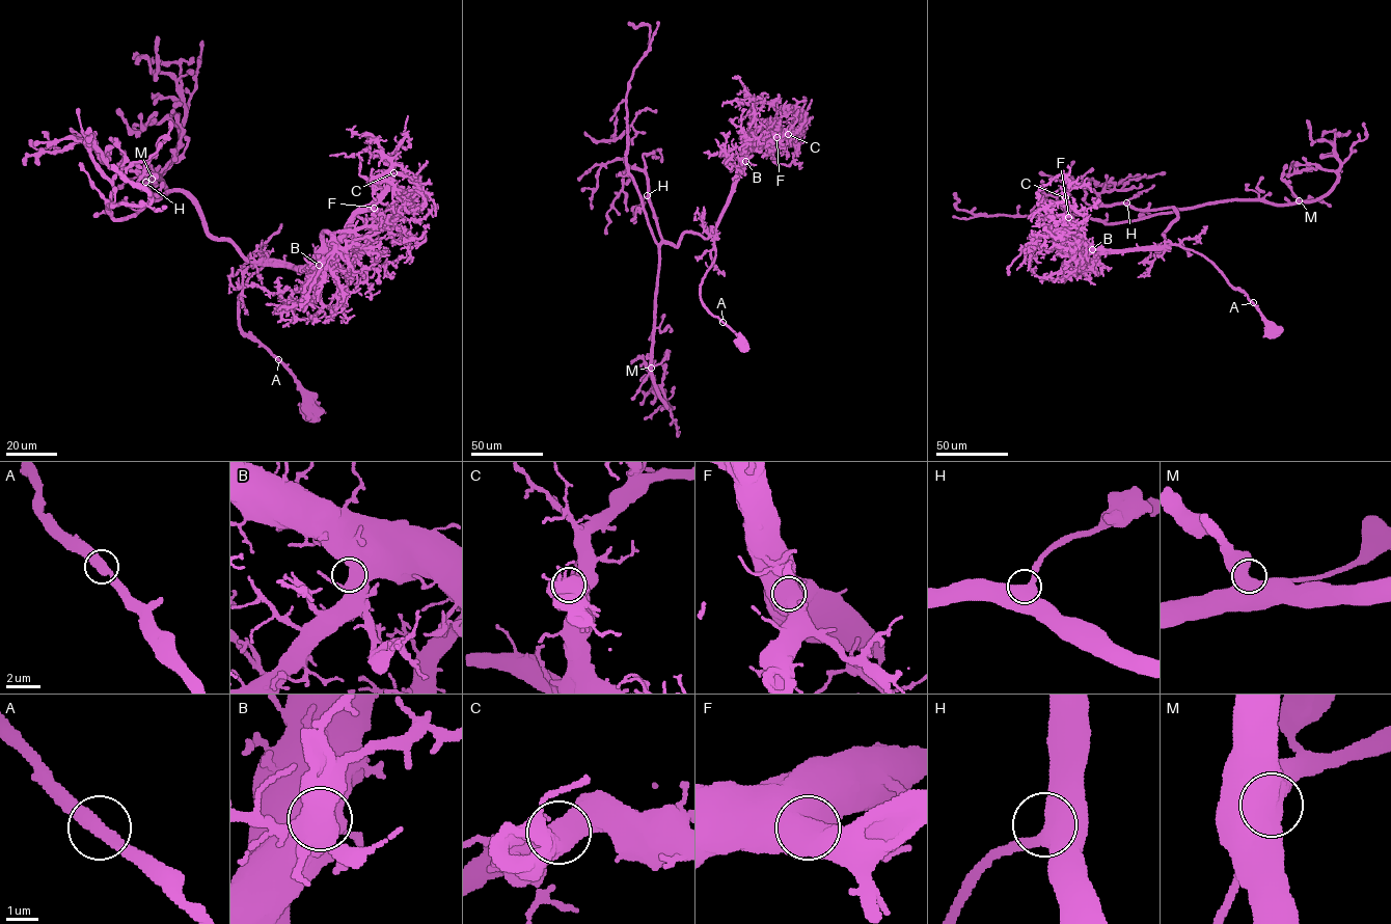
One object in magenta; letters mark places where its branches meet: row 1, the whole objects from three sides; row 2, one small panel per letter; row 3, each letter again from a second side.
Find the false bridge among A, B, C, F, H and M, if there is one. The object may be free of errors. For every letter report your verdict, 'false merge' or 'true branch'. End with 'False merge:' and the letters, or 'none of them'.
A: true branch
B: true branch
C: true branch
F: true branch
H: true branch
M: true branch
False merge: none of them

